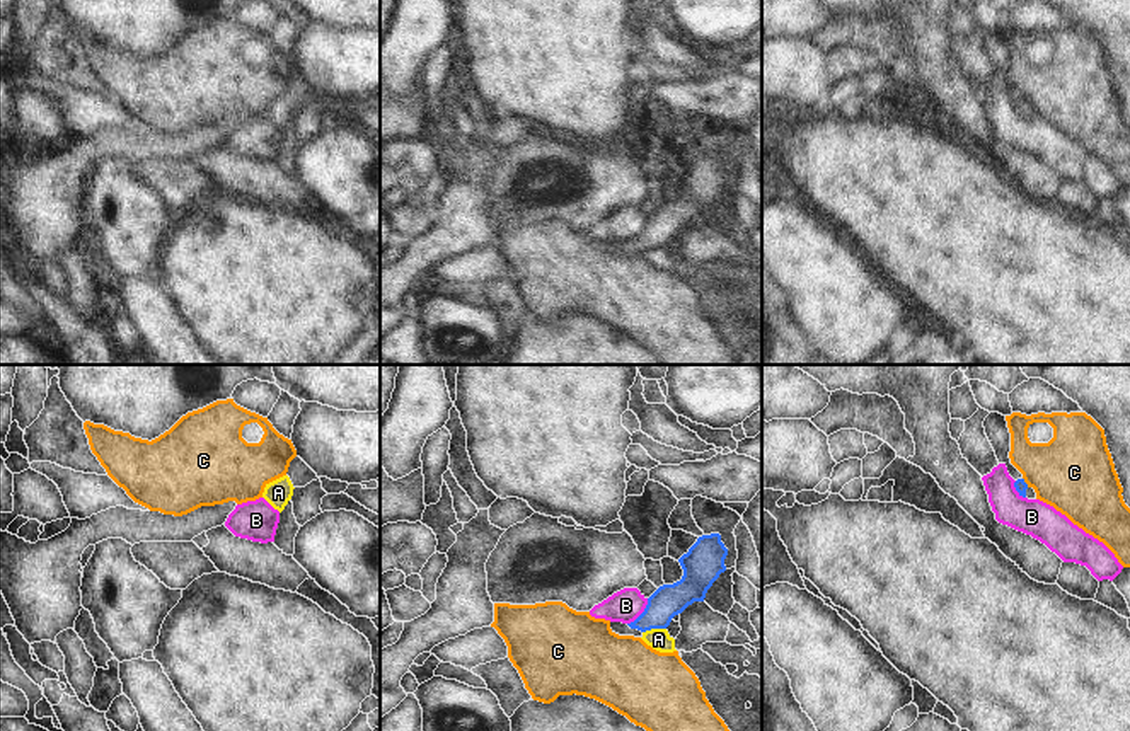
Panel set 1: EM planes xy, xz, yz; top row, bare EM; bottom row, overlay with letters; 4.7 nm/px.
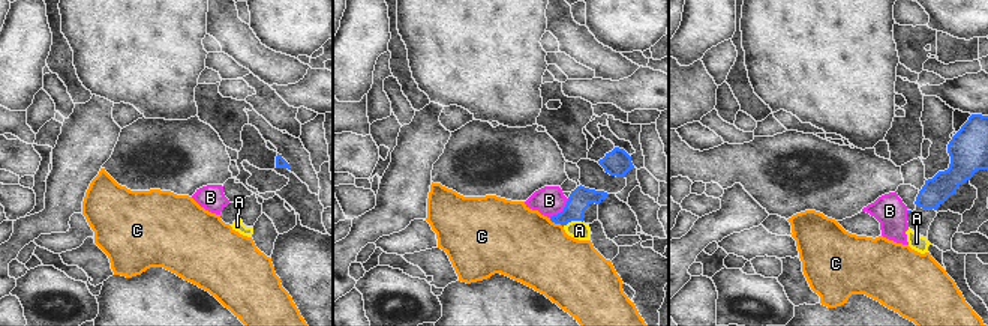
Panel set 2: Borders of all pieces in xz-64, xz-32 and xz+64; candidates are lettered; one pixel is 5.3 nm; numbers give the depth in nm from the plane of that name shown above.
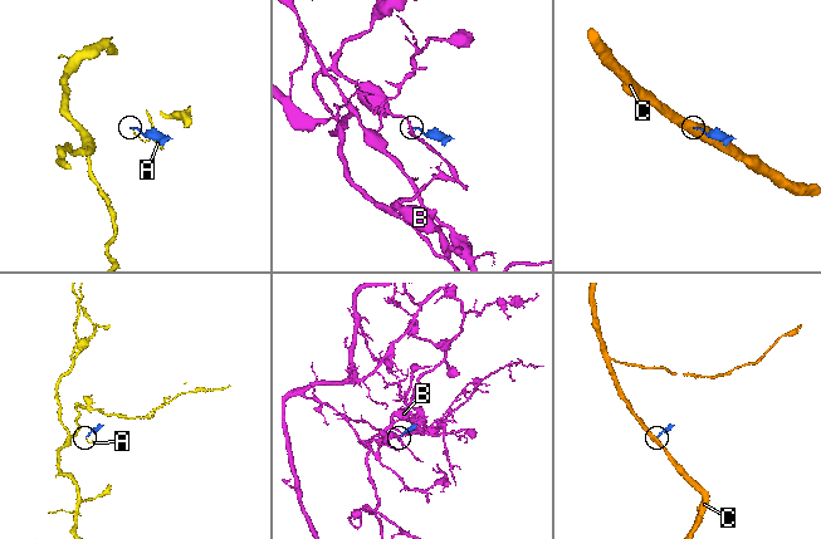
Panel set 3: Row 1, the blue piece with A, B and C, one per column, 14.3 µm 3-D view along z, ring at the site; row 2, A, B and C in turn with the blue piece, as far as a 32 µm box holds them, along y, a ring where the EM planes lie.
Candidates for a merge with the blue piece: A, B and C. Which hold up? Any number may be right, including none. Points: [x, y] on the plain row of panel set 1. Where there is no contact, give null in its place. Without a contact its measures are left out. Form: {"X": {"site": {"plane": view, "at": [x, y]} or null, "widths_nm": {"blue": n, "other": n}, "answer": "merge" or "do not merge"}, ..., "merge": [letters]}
{"A": {"site": {"plane": "xz", "at": [653, 246]}, "widths_nm": {"blue": 160, "other": 100}, "answer": "do not merge"}, "B": {"site": {"plane": "xz", "at": [643, 230]}, "widths_nm": {"blue": 160, "other": 160}, "answer": "do not merge"}, "C": {"site": {"plane": "yz", "at": [1025, 101]}, "widths_nm": {"blue": 60, "other": 380}, "answer": "do not merge"}, "merge": []}

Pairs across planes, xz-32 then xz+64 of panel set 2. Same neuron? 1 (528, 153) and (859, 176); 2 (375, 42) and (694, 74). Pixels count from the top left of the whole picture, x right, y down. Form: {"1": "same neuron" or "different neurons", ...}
{"1": "same neuron", "2": "different neurons"}

